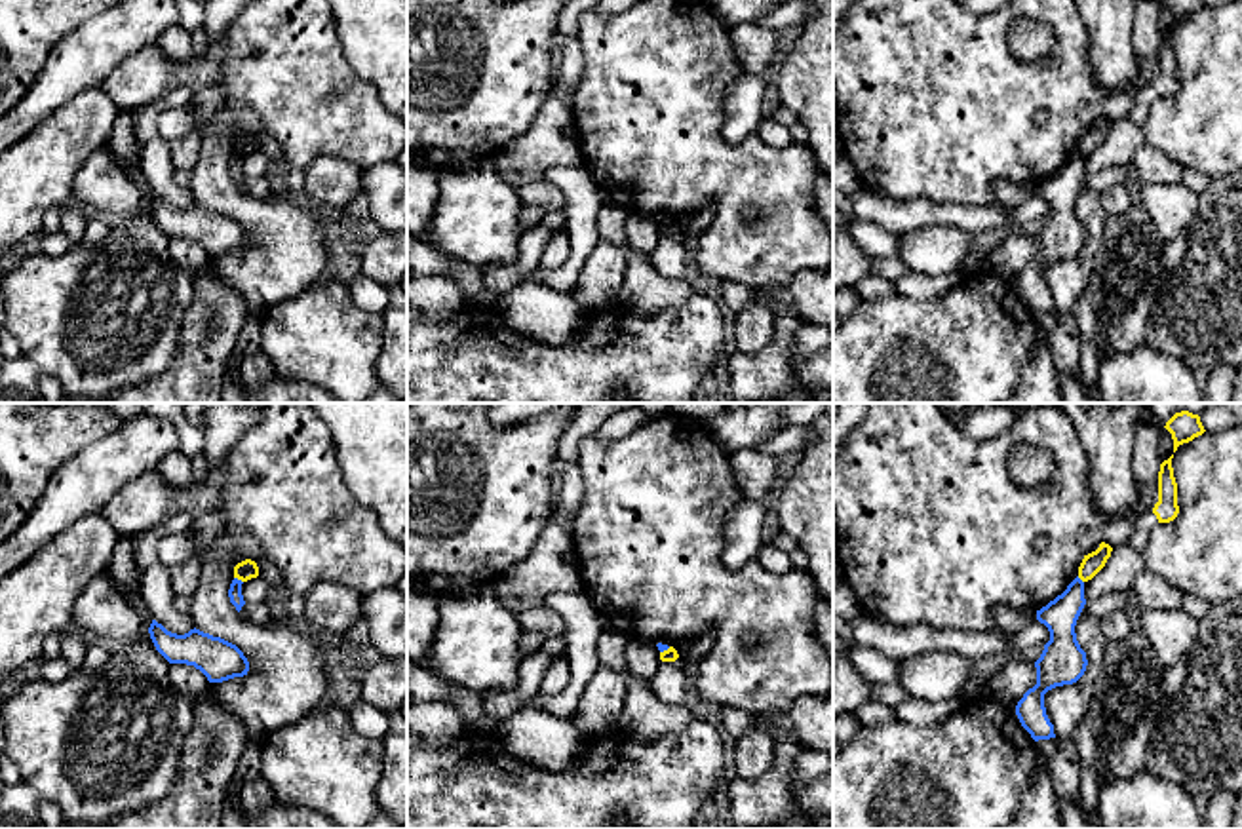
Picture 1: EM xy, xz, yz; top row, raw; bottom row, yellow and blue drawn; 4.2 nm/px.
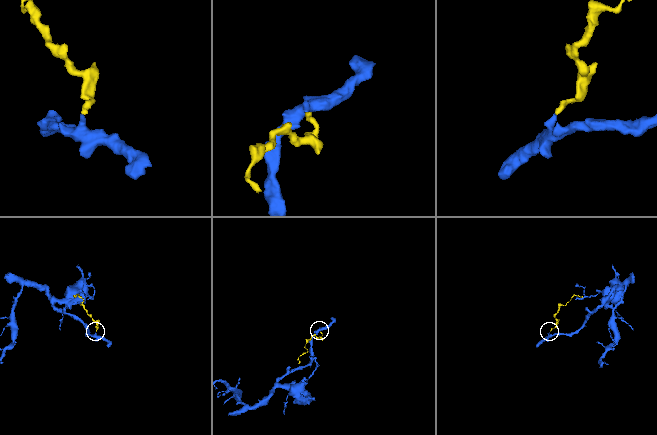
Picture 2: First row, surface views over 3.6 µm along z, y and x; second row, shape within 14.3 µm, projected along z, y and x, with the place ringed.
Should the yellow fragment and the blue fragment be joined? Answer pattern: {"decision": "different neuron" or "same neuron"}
{"decision": "different neuron"}

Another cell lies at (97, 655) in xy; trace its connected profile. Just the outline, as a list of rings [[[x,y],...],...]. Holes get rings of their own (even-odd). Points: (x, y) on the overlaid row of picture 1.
[[[89,643],[82,669],[97,671],[108,662],[108,658],[110,658],[110,646],[108,645]]]

